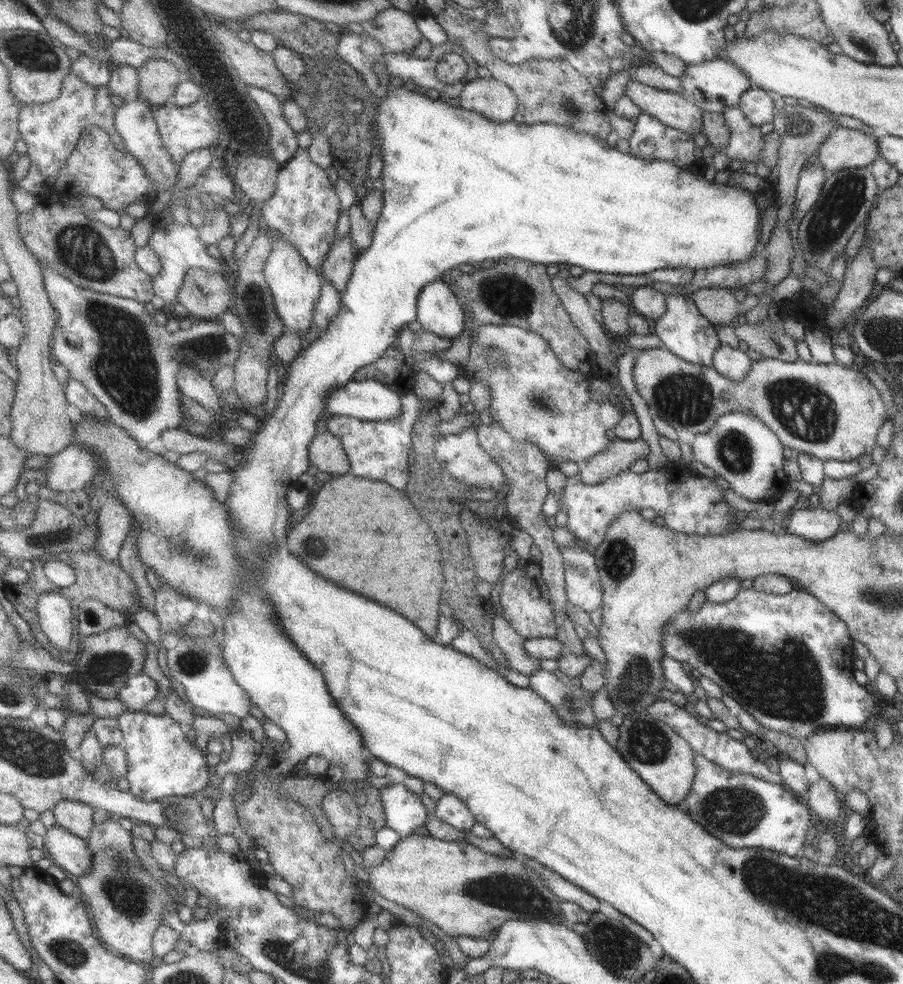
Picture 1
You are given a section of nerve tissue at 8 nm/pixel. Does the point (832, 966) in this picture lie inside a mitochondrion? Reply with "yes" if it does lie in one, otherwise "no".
yes

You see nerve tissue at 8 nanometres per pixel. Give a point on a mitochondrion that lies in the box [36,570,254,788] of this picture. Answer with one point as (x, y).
(102, 668)

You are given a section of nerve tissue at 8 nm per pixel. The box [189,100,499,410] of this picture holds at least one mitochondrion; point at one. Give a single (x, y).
(257, 315)

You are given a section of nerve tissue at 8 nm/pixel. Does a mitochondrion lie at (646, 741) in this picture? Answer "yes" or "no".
yes

